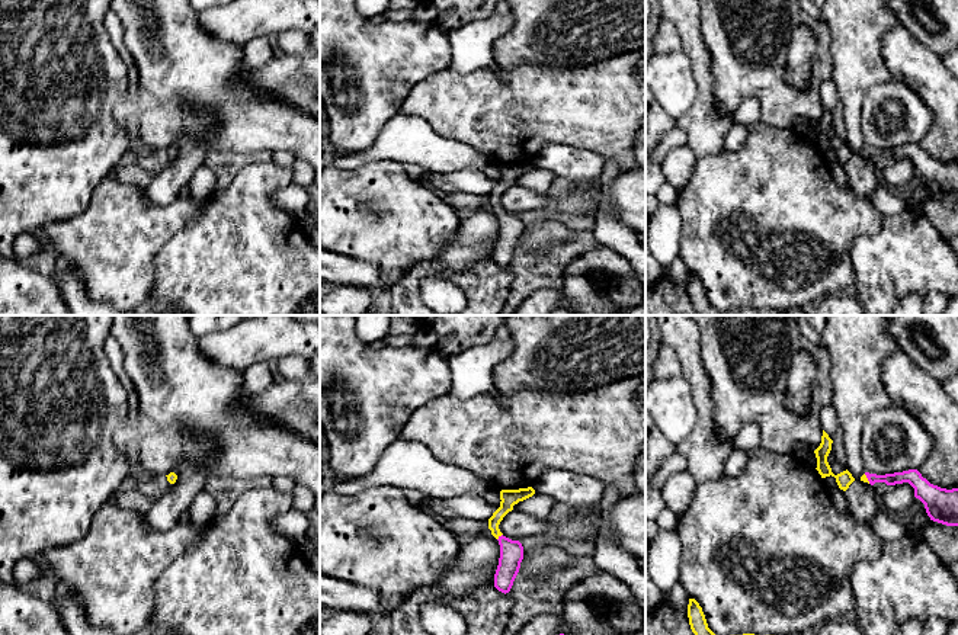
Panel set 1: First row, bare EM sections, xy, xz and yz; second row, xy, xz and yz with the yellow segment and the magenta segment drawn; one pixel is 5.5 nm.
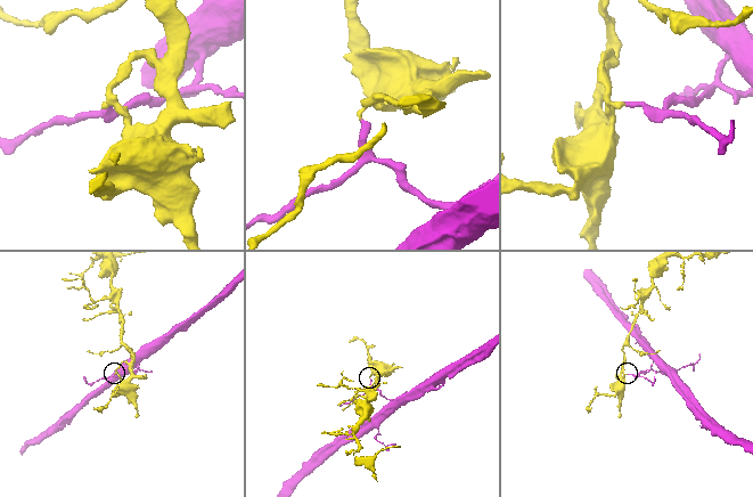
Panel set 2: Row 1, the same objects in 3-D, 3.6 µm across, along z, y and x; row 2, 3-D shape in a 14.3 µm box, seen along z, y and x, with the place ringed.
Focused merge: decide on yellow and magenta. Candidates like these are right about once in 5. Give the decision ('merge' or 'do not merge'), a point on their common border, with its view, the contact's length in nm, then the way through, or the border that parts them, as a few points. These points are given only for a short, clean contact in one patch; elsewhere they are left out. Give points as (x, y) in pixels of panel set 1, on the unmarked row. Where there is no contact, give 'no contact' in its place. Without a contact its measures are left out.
do not merge; contact xz (500, 209); length 50 nm; border xz (502, 208), (497, 214)

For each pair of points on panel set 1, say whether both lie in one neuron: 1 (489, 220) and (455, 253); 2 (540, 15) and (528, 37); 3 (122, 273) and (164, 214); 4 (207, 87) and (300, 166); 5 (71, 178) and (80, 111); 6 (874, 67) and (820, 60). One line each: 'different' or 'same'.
1: same
2: same
3: same
4: different
5: same
6: different

